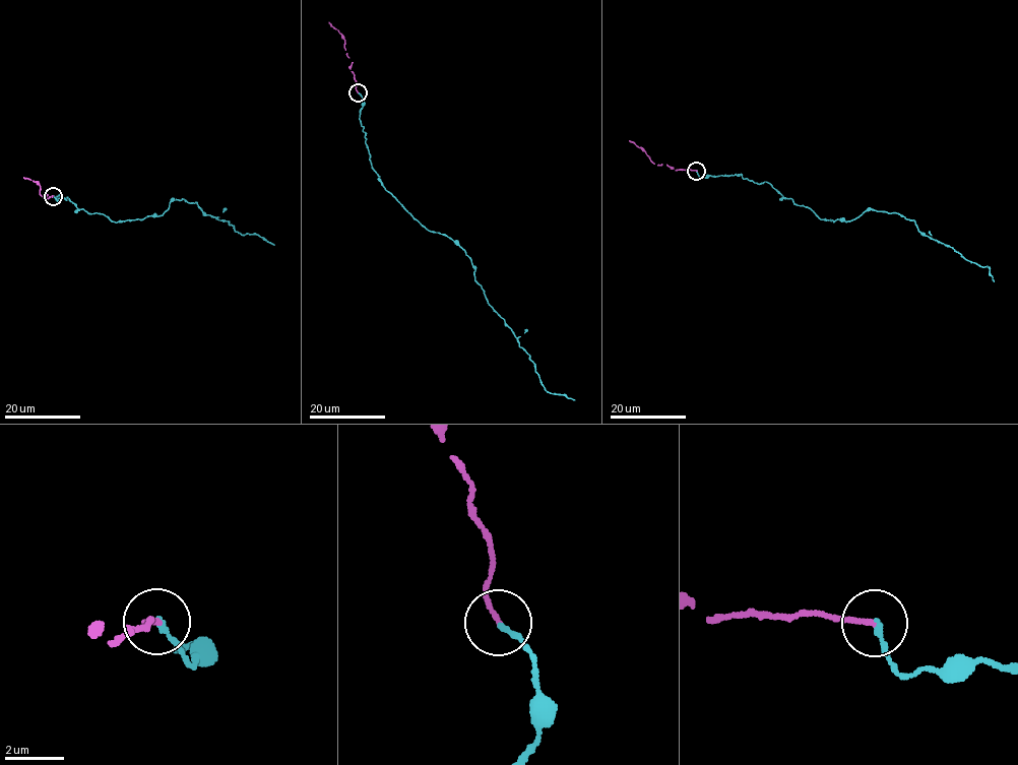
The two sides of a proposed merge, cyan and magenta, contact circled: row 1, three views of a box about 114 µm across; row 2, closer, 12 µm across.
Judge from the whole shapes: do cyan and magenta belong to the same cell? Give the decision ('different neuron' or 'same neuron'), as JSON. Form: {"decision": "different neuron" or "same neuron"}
{"decision": "same neuron"}

